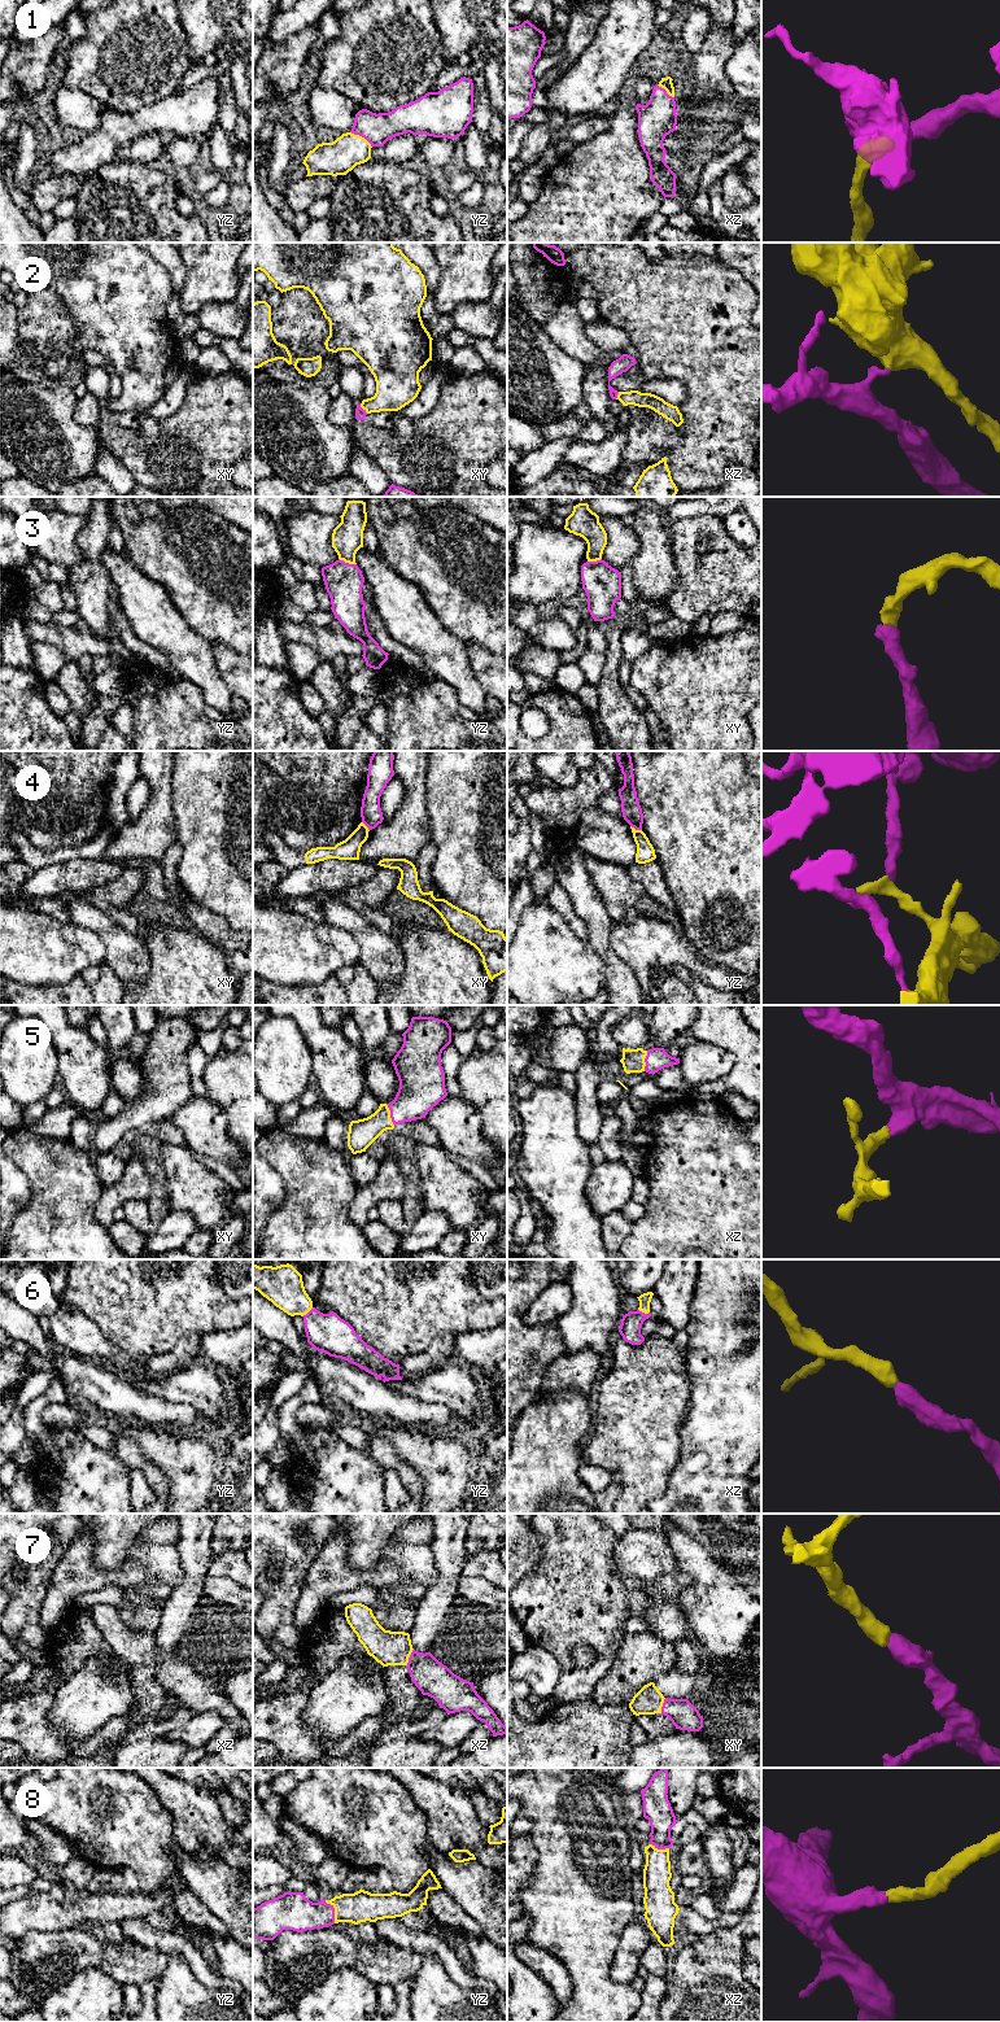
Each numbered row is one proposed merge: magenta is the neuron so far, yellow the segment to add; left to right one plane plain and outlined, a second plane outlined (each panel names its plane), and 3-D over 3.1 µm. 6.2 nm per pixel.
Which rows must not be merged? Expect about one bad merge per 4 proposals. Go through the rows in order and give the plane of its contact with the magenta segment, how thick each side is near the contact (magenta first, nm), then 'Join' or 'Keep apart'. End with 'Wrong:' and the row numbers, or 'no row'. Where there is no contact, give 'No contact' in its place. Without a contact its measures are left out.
1: Touches magenta in yz. Thickness 190 nm (magenta) against 220 nm. Join
2: Touches magenta in xy. Thickness 70 nm (magenta) against 260 nm. Keep apart
3: Touches magenta in yz. Thickness 240 nm (magenta) against 190 nm. Join
4: Touches magenta in yz. Thickness 130 nm (magenta) against 110 nm. Keep apart
5: Touches magenta in xy. Thickness 280 nm (magenta) against 170 nm. Join
6: Touches magenta in xz. Thickness 130 nm (magenta) against 70 nm. Join
7: Touches magenta in xz. Thickness 220 nm (magenta) against 220 nm. Join
8: Touches magenta in yz. Thickness 220 nm (magenta) against 190 nm. Join
Wrong: 2, 4

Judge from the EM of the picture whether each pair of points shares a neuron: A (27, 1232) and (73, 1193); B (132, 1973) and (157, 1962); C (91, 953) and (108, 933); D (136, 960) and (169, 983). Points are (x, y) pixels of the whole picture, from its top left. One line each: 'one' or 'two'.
A: one
B: one
C: two
D: two

